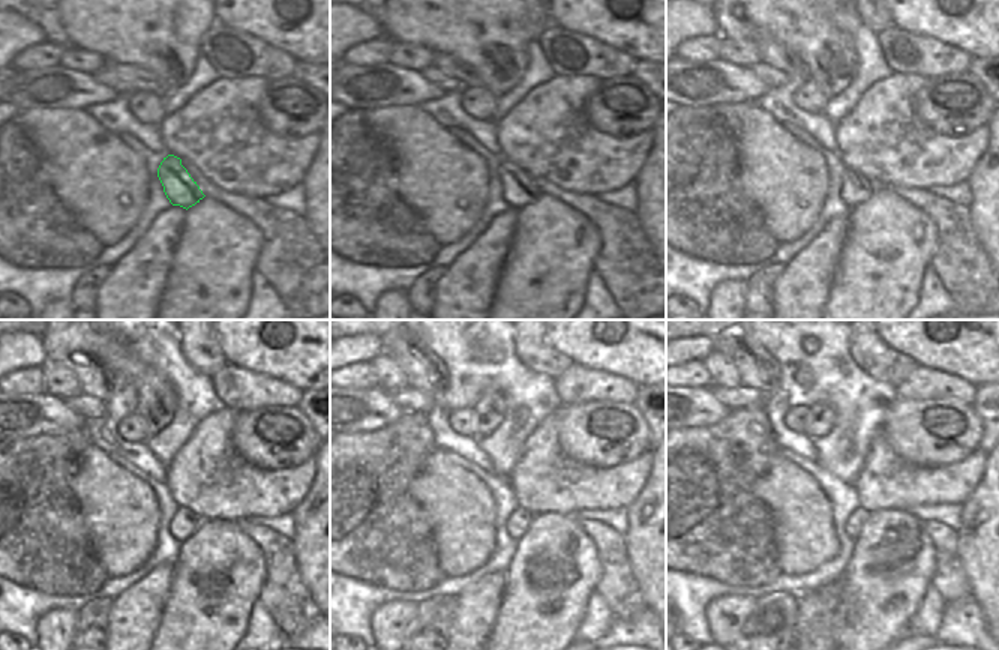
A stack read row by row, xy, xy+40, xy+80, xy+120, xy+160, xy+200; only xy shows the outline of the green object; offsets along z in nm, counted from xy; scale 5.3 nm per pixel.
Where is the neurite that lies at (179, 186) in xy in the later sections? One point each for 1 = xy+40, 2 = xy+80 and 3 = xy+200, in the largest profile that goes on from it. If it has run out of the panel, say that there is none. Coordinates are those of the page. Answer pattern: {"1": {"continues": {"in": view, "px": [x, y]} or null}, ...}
{"1": {"continues": {"in": "xy+40", "px": [518, 189]}}, "2": {"continues": {"in": "xy+80", "px": [855, 188]}}, "3": {"continues": {"in": "xy+200", "px": [858, 518]}}}

